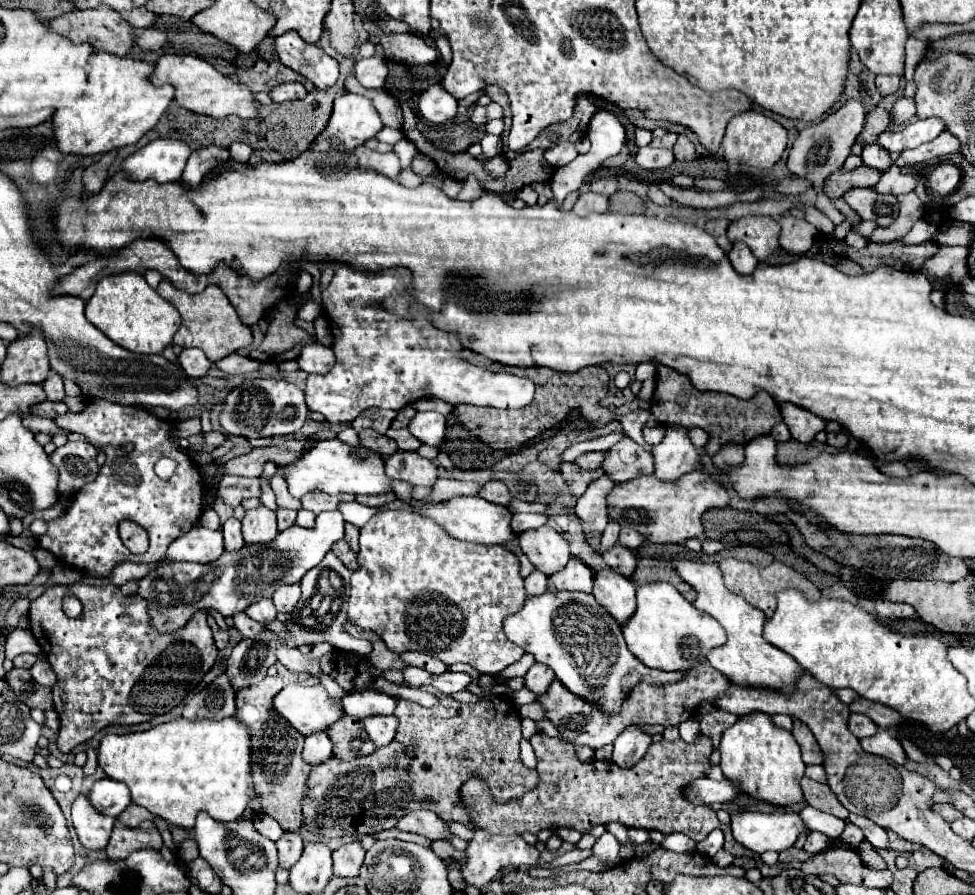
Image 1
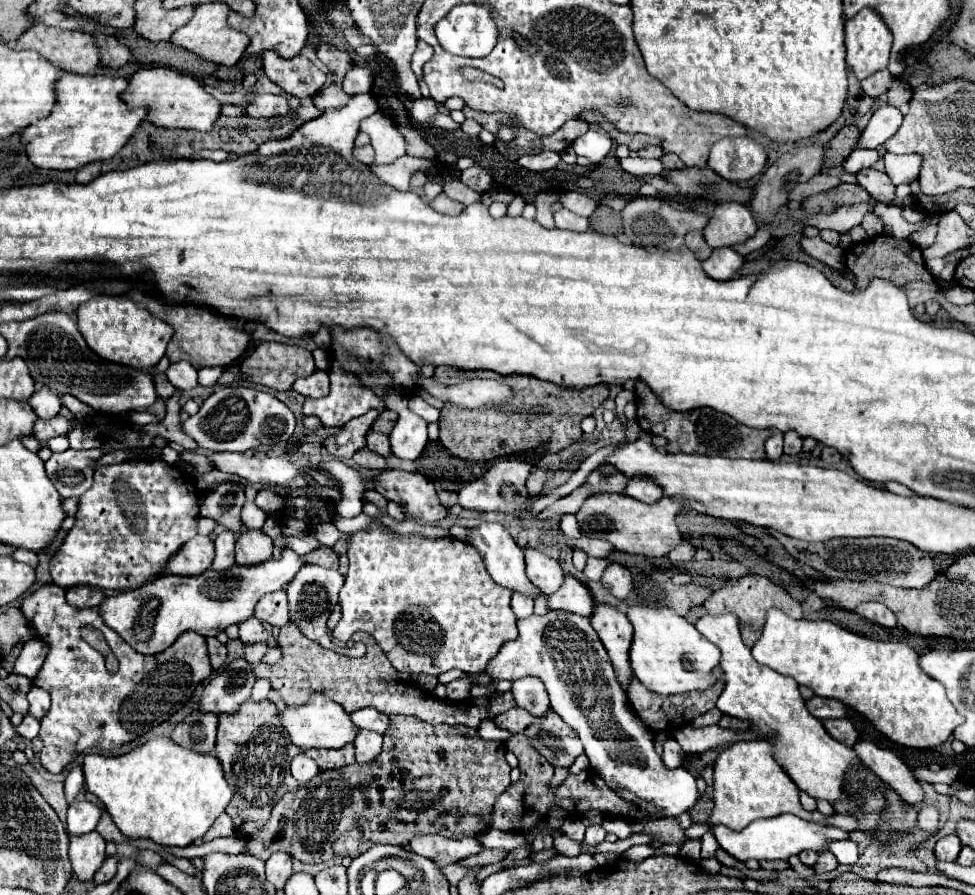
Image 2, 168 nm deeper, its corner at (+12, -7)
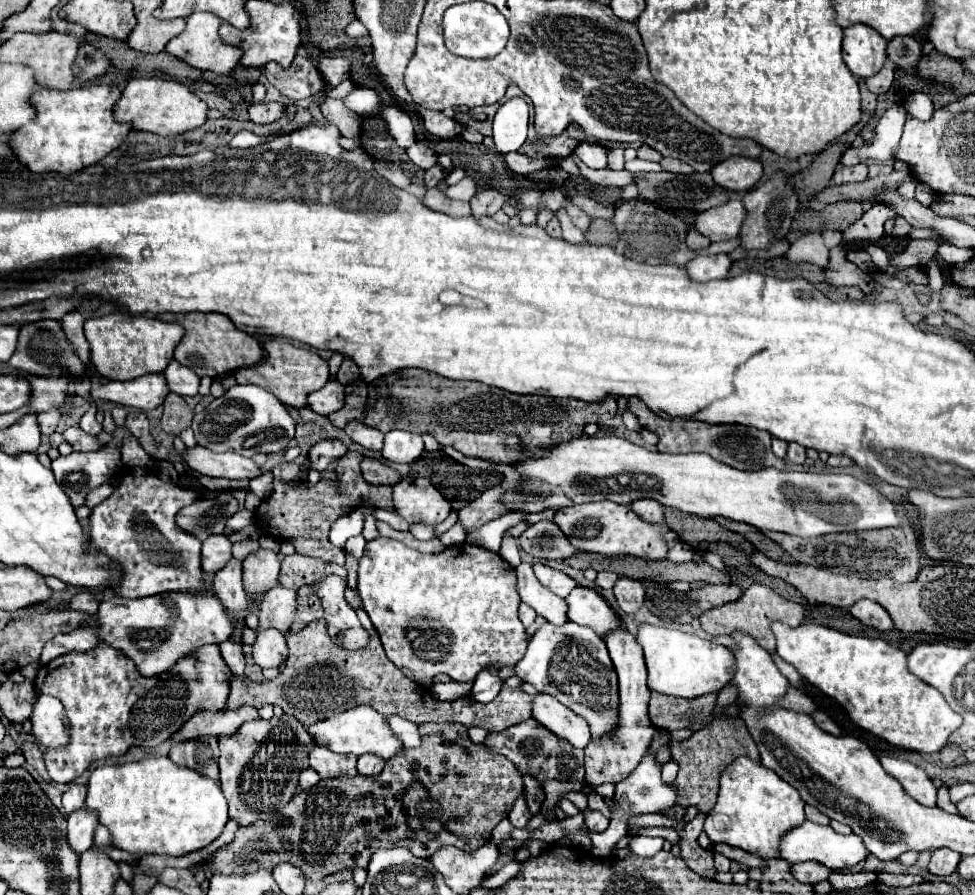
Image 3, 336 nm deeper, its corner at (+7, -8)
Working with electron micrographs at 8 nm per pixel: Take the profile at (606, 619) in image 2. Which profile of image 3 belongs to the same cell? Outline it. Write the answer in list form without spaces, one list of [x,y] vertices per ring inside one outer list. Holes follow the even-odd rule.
[[[617,629],[605,639],[605,643],[619,677],[619,715],[617,715],[617,725],[611,733],[599,739],[591,739],[589,745],[585,747],[585,781],[593,787],[603,783],[615,785],[621,779],[625,779],[643,759],[651,743],[651,737],[655,733],[655,727],[647,713],[649,693],[651,693],[645,681],[647,669],[643,663],[641,647],[637,647],[637,639],[629,631]]]

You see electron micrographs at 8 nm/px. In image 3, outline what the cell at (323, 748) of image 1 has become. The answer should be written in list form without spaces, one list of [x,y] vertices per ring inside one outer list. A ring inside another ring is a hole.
[[[305,769],[305,771],[301,771],[301,777],[299,777],[299,787],[303,789],[303,791],[307,791],[307,789],[311,789],[313,785],[317,785],[317,781],[319,781],[319,773],[315,771],[315,769]]]

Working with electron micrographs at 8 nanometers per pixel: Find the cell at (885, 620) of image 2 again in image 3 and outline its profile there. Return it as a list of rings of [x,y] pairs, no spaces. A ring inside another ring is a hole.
[[[861,599],[861,601],[857,601],[855,605],[851,605],[849,611],[851,611],[851,615],[853,615],[855,619],[859,619],[861,623],[871,625],[871,627],[875,627],[875,629],[879,629],[879,631],[893,629],[893,621],[891,621],[889,613],[887,613],[881,605],[873,603],[871,599]]]

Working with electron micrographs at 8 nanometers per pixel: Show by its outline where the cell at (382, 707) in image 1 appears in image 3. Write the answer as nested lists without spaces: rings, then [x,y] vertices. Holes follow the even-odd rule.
[[[387,717],[387,721],[389,721],[389,727],[393,729],[395,737],[399,737],[405,747],[419,747],[421,745],[421,735],[419,735],[419,729],[415,723],[401,719],[401,717]]]

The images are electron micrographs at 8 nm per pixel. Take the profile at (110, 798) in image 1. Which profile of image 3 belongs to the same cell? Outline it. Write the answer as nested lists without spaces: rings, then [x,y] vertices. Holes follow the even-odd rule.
[[[79,809],[67,817],[67,841],[69,847],[81,855],[93,845],[93,831],[97,827],[97,817],[87,809]]]

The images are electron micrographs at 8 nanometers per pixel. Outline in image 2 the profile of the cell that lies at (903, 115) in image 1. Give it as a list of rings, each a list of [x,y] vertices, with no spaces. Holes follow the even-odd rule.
[[[884,104],[880,106],[868,126],[862,130],[862,136],[860,136],[860,142],[858,146],[860,148],[878,148],[882,146],[902,124],[902,112],[890,104]]]

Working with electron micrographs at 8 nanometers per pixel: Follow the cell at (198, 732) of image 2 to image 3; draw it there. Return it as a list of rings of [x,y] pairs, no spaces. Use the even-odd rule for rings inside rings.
[[[203,737],[185,745],[173,745],[169,759],[179,767],[193,769],[203,777],[219,781],[219,747],[215,737]]]

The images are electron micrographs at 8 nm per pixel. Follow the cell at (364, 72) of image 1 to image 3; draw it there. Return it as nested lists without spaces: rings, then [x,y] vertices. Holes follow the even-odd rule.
[[[347,79],[347,81],[343,81],[341,85],[337,85],[337,87],[329,89],[325,95],[327,95],[327,97],[331,97],[331,99],[345,99],[353,89],[355,89],[353,81],[351,81],[351,79]]]

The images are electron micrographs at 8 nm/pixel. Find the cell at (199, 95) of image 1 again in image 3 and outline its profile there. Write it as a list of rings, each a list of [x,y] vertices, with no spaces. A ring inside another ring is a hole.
[[[159,77],[131,79],[113,109],[113,119],[117,123],[129,123],[133,131],[149,131],[157,135],[181,135],[185,131],[197,129],[205,123],[205,115],[207,105],[185,85]]]

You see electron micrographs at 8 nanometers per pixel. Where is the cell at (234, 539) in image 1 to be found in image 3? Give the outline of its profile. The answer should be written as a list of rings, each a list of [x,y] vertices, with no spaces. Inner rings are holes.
[[[231,559],[225,569],[217,571],[213,577],[213,593],[223,603],[231,621],[237,621],[237,627],[231,633],[231,641],[243,645],[243,627],[247,613],[247,593],[241,581],[241,565]]]

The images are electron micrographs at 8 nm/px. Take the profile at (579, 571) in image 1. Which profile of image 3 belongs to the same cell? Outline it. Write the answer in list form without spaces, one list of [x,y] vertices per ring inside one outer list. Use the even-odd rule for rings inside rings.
[[[575,587],[567,597],[567,605],[569,621],[591,627],[601,639],[605,639],[611,631],[619,627],[617,613],[595,589]]]

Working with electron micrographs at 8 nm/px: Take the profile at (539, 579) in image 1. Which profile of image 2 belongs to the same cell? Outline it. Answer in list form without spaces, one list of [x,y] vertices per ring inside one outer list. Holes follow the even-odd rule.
[[[514,592],[512,594],[512,610],[514,610],[516,618],[528,618],[534,610],[534,600],[528,600],[528,596]]]

